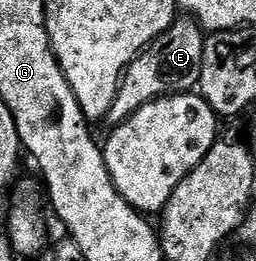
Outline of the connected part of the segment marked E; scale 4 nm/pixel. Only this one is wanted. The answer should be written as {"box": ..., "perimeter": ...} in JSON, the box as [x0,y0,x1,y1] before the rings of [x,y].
{"box":[104,19,206,125],"perimeter":[[[174,19],[162,35],[154,39],[129,63],[128,69],[121,76],[121,83],[117,86],[117,100],[105,114],[104,122],[109,125],[122,123],[127,121],[127,117],[131,117],[131,113],[159,97],[192,92],[201,82],[206,38],[206,32],[198,25],[196,19]]]}

